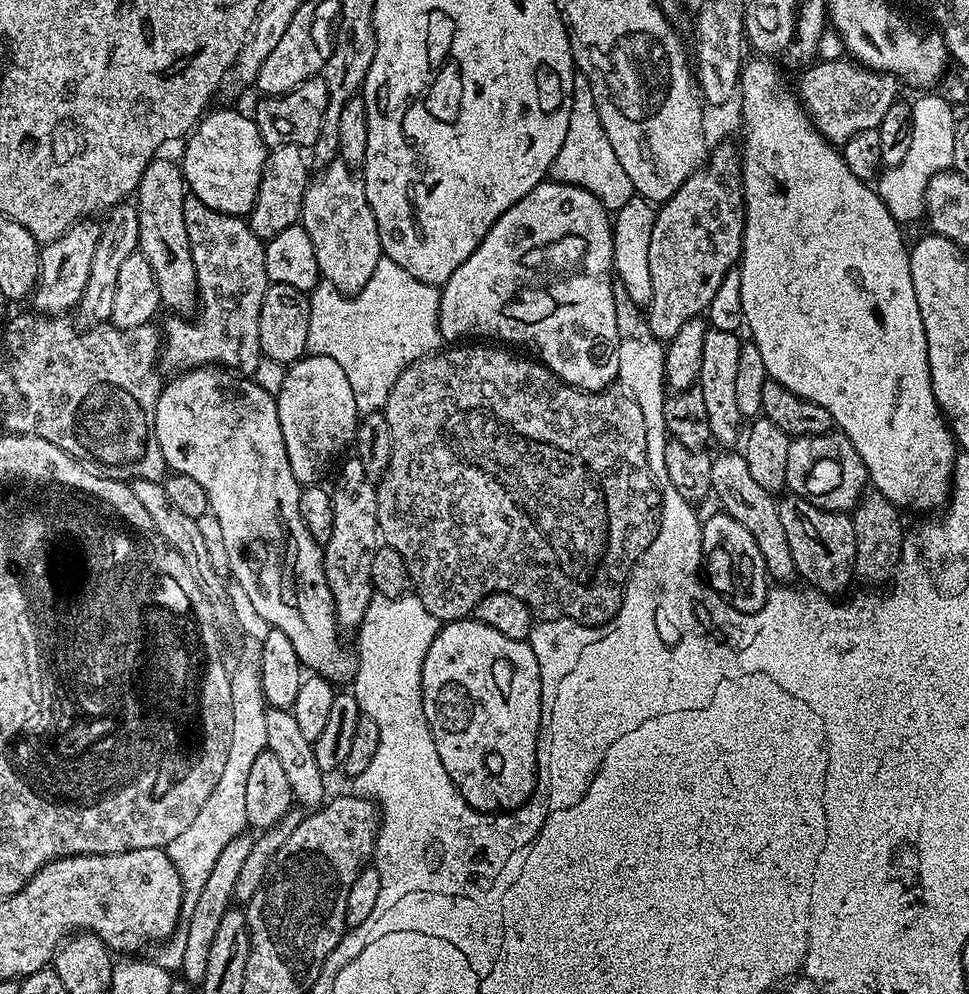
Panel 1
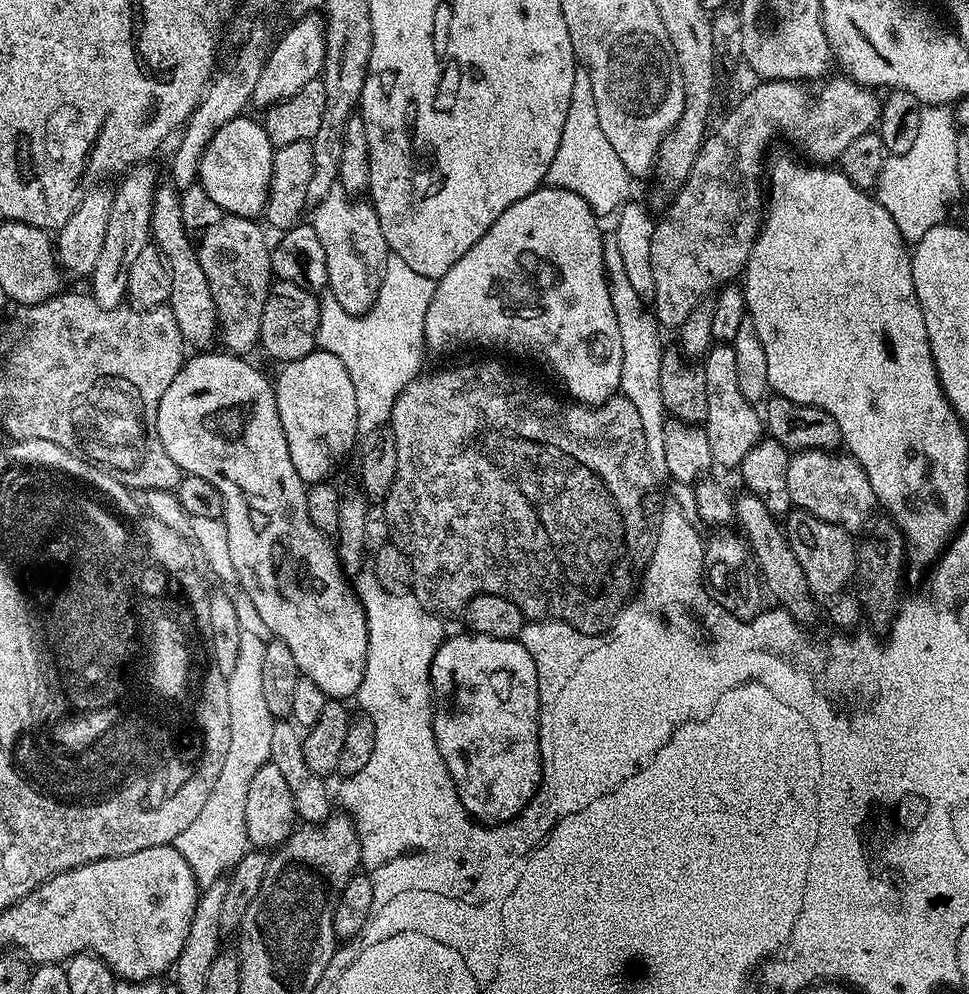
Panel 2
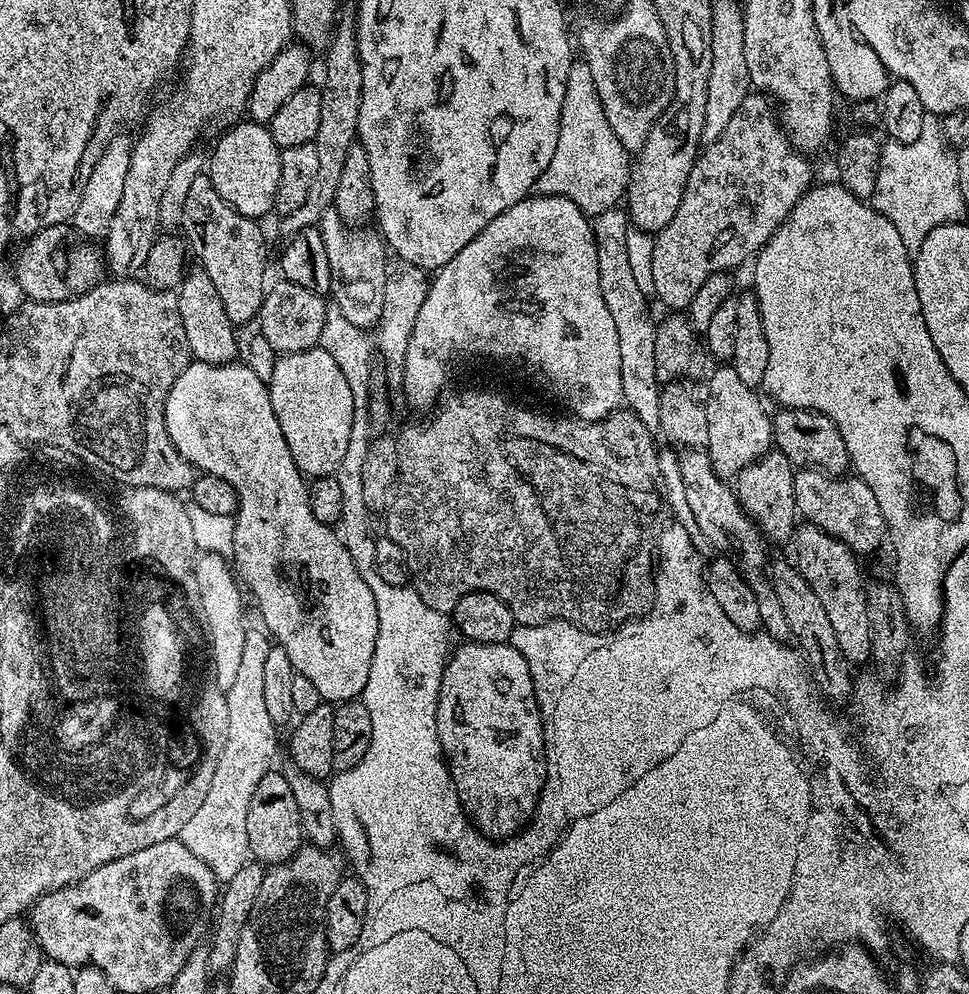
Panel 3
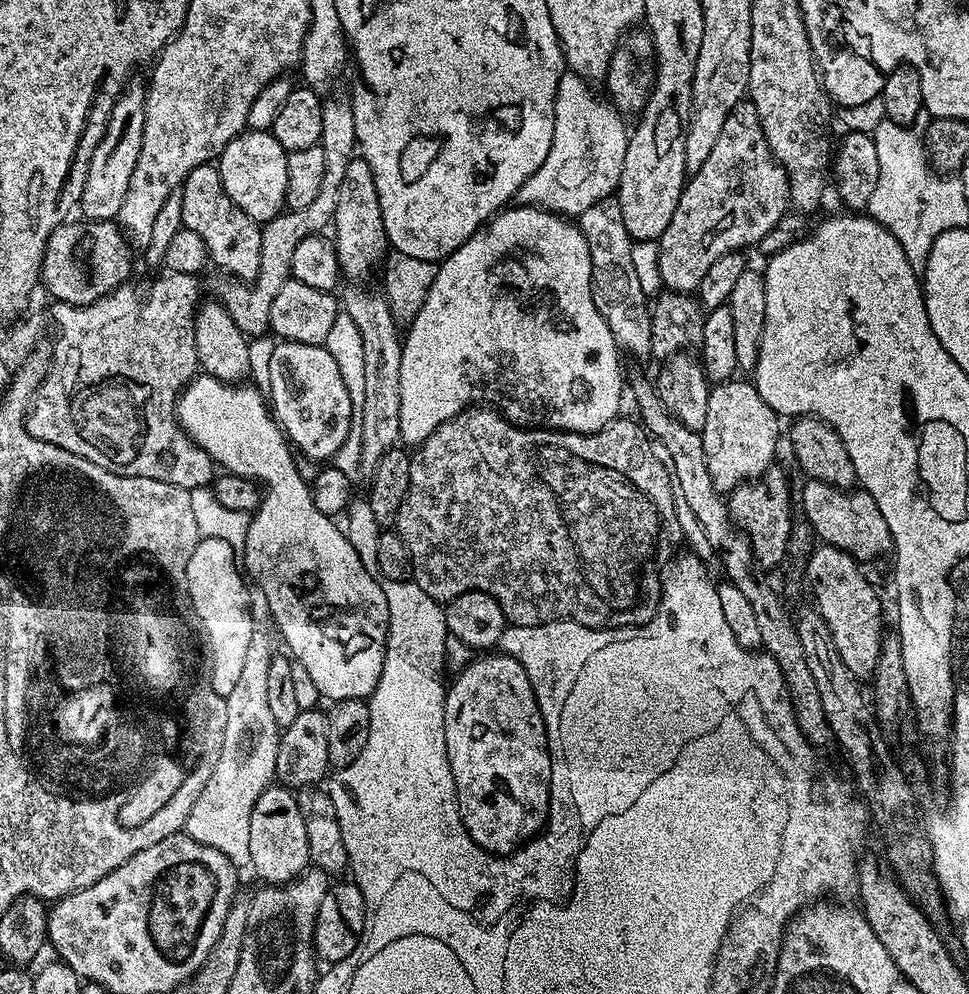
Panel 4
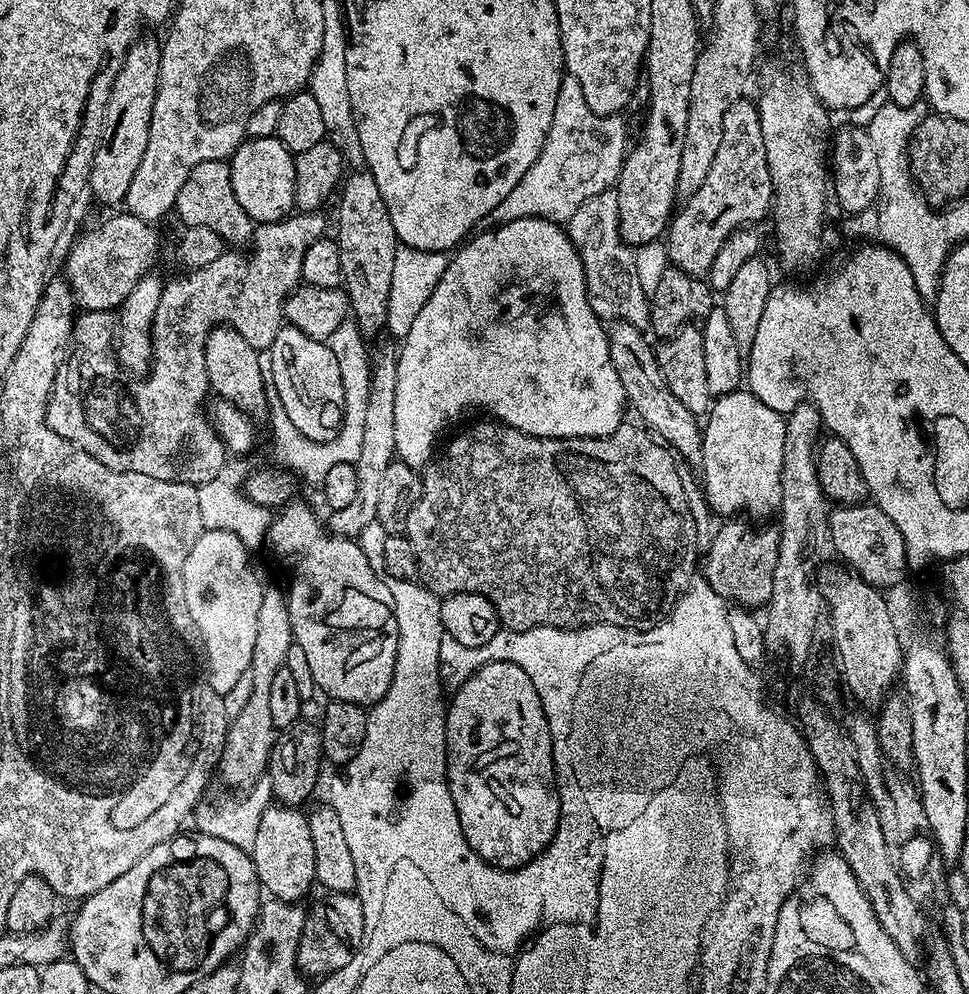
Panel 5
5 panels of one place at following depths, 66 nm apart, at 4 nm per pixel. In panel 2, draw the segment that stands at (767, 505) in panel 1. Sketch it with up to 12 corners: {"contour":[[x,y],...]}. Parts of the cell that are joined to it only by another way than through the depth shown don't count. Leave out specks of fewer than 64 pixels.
{"contour":[[754,493],[734,520],[763,587],[801,626],[818,616],[781,521]]}

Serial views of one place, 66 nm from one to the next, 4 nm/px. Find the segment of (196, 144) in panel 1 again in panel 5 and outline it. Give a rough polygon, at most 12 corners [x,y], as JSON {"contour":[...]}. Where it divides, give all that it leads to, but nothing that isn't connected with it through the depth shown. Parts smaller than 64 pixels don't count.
{"contour":[[275,136],[230,157],[234,198],[256,224],[296,208],[296,162]]}

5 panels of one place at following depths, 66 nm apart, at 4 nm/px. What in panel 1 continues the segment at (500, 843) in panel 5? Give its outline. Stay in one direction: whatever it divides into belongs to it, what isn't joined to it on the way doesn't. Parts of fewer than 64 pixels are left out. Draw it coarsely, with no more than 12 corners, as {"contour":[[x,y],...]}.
{"contour":[[475,618],[422,653],[420,704],[471,808],[536,789],[528,641]]}

